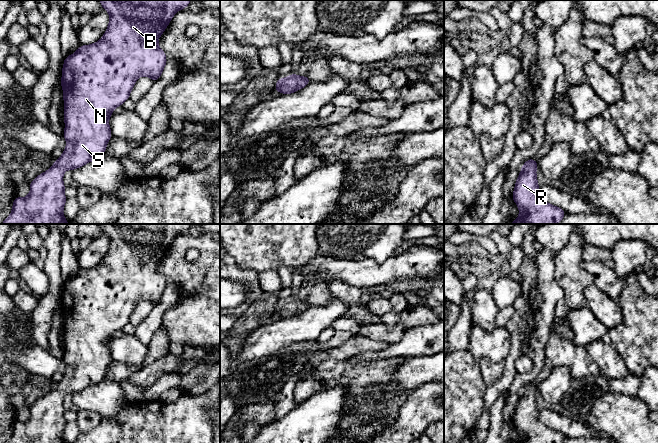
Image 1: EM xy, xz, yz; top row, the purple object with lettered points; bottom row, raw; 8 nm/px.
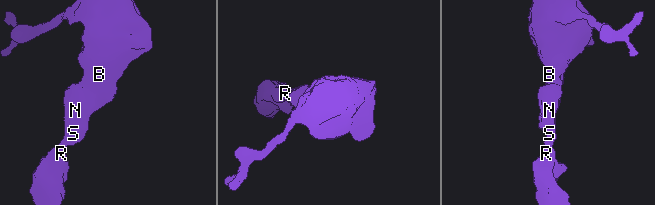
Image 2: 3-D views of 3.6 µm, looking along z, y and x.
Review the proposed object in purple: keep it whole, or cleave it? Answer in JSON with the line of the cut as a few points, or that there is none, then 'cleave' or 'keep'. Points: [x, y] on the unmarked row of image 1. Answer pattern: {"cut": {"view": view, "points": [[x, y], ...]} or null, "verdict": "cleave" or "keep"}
{"cut": null, "verdict": "keep"}

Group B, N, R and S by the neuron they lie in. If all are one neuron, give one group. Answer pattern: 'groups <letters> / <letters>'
groups B N R S

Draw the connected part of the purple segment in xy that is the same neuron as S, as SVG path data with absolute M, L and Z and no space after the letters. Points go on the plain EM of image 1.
M99 224L100 228L109 237L109 249L105 254L103 261L90 269L81 269L76 276L64 282L64 289L62 292L61 310L63 313L64 323L64 346L65 353L63 360L67 366L61 381L54 385L54 388L45 396L39 398L33 405L30 406L30 417L25 421L16 421L13 426L12 436L6 443L66 443L63 439L64 429L66 427L66 420L64 418L65 409L63 407L63 399L67 394L74 394L84 390L85 388L94 385L104 379L109 363L113 360L109 350L109 341L113 338L116 331L121 330L129 323L131 314L133 313L136 304L140 300L146 300L154 306L158 304L167 288L165 276L158 270L159 261L163 258L168 248L172 244L177 235L186 232L191 224Z

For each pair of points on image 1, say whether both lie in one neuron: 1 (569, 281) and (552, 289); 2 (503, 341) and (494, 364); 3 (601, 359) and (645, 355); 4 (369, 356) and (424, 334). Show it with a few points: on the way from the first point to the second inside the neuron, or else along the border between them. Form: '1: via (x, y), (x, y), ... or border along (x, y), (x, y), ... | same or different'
1: border along (553, 262), (554, 279), (562, 290), (563, 298) | different
2: via (497, 347), (494, 350), (494, 358) | same
3: border along (603, 342), (608, 344), (621, 357), (629, 373) | different
4: via (383, 354), (410, 346) | same

